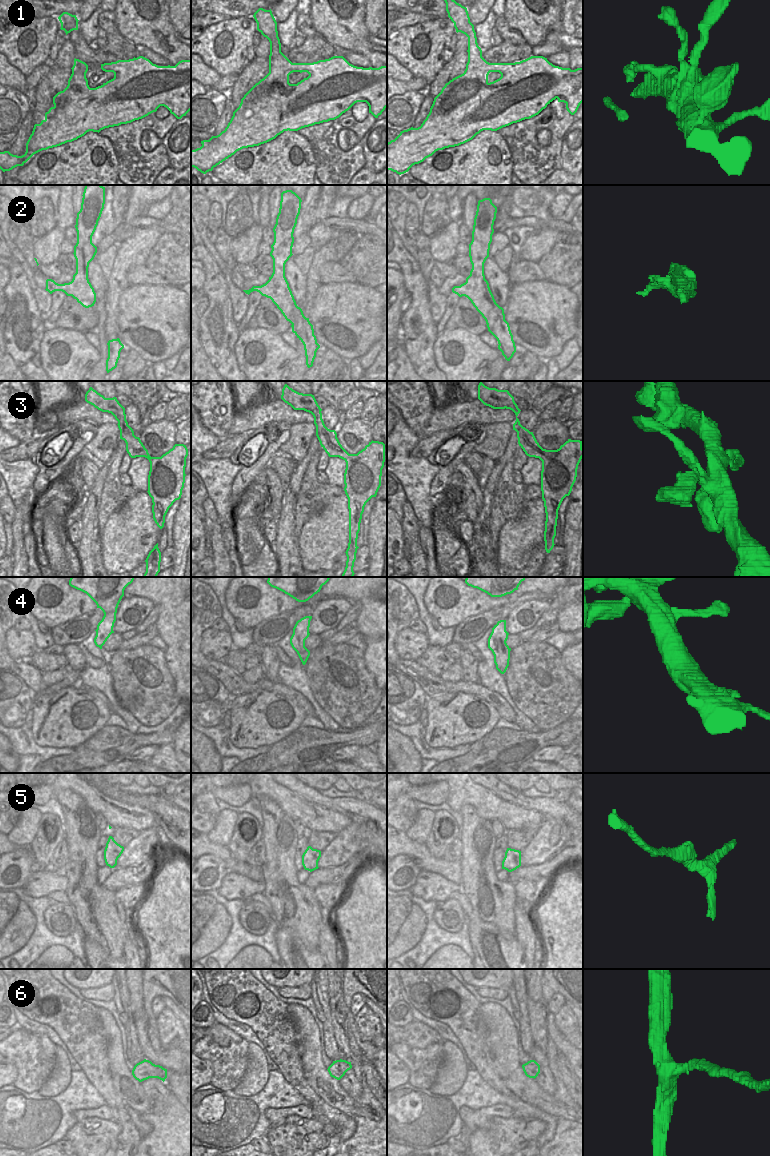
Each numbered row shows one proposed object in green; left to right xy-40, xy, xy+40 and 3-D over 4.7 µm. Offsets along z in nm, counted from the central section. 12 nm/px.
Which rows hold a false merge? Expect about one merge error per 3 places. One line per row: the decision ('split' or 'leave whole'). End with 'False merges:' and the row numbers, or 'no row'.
1: leave whole
2: split
3: leave whole
4: leave whole
5: leave whole
6: leave whole
False merges: 2

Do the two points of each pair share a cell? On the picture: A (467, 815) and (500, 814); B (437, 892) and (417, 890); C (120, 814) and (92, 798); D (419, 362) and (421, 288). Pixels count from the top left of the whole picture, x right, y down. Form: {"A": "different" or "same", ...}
{"A": "different", "B": "same", "C": "same", "D": "same"}

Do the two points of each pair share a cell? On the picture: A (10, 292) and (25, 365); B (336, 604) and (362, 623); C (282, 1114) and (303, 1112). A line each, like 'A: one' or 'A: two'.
A: one
B: two
C: one

